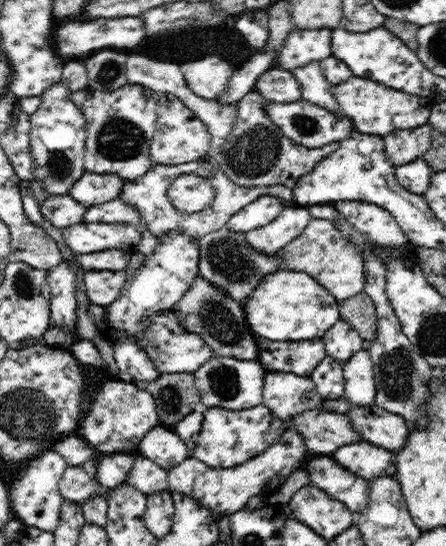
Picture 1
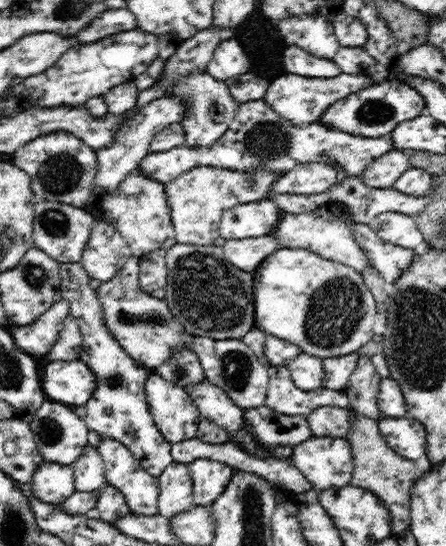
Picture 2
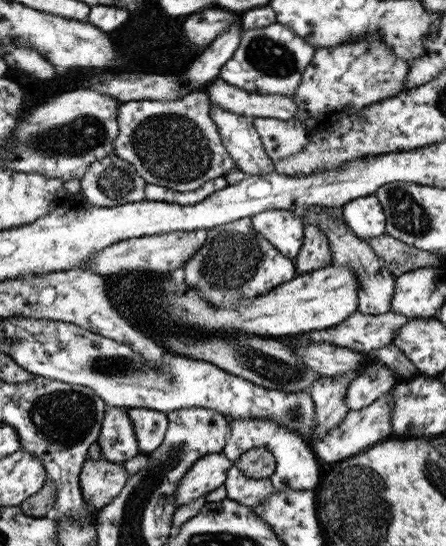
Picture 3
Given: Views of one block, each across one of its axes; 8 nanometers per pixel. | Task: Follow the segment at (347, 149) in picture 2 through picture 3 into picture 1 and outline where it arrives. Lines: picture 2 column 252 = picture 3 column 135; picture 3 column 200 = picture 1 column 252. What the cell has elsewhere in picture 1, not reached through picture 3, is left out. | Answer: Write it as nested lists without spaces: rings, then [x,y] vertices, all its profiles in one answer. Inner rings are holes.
[[[255,90],[245,94],[237,103],[237,119],[230,138],[222,146],[216,163],[228,179],[238,186],[272,186],[282,184],[292,188],[303,176],[314,171],[316,164],[328,154],[334,153],[341,142],[332,142],[318,148],[306,148],[295,144],[264,115],[265,98]]]

